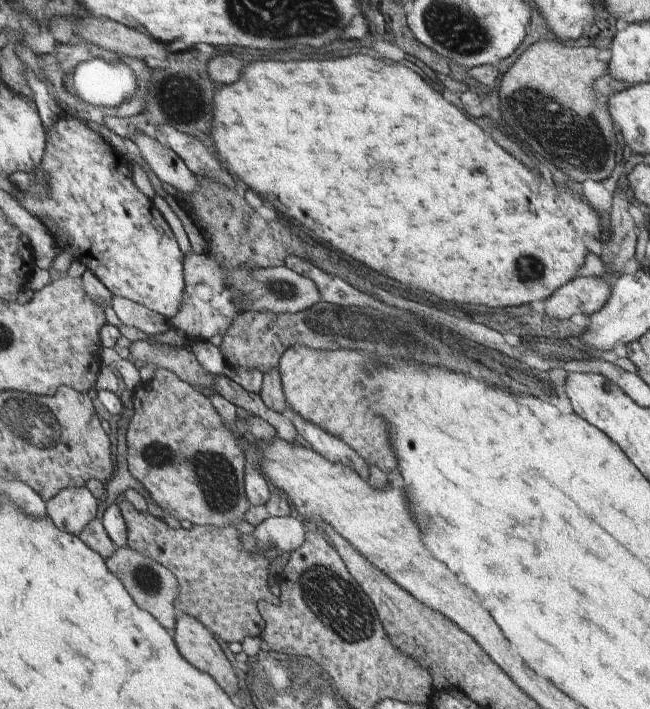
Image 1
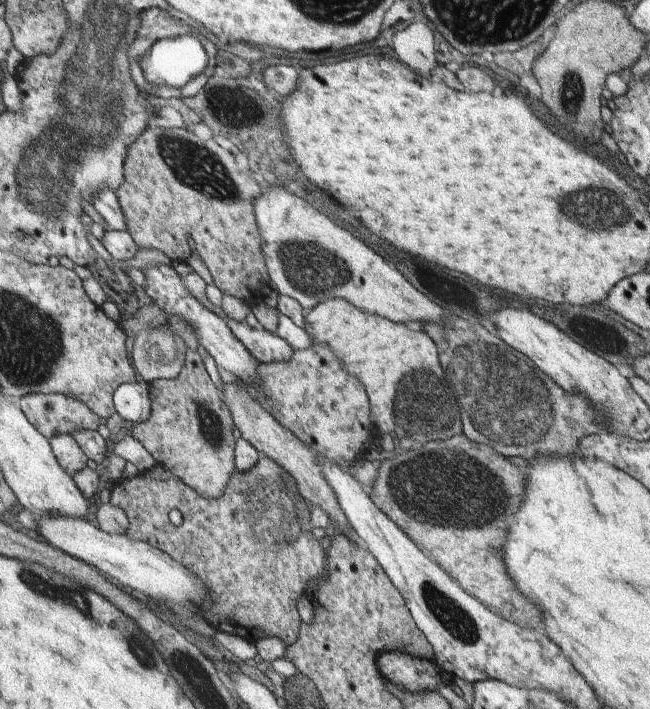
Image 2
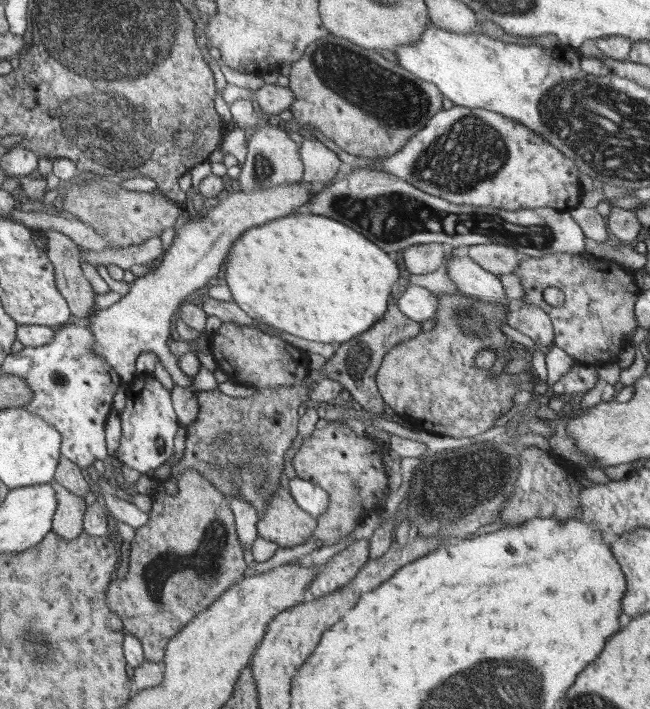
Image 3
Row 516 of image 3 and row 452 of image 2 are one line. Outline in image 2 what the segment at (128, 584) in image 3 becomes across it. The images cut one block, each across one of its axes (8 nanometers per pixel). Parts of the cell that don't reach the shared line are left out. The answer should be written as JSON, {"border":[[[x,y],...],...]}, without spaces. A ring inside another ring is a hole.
{"border":[[[187,347],[185,361],[175,379],[156,379],[149,384],[149,395],[152,401],[151,415],[145,423],[134,423],[134,437],[157,460],[160,466],[168,469],[174,476],[205,499],[218,499],[222,496],[230,476],[234,474],[234,436],[232,436],[233,414],[222,402],[218,388],[208,376],[202,356],[197,349]]]}

